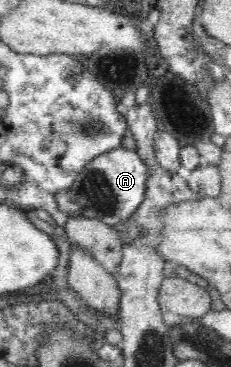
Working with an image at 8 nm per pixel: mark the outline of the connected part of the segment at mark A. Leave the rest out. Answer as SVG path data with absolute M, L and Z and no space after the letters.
M122 146L117 148L95 157L95 160L85 165L69 189L56 193L55 201L59 210L68 216L99 219L111 226L131 218L145 199L149 166L136 151L129 151Z

